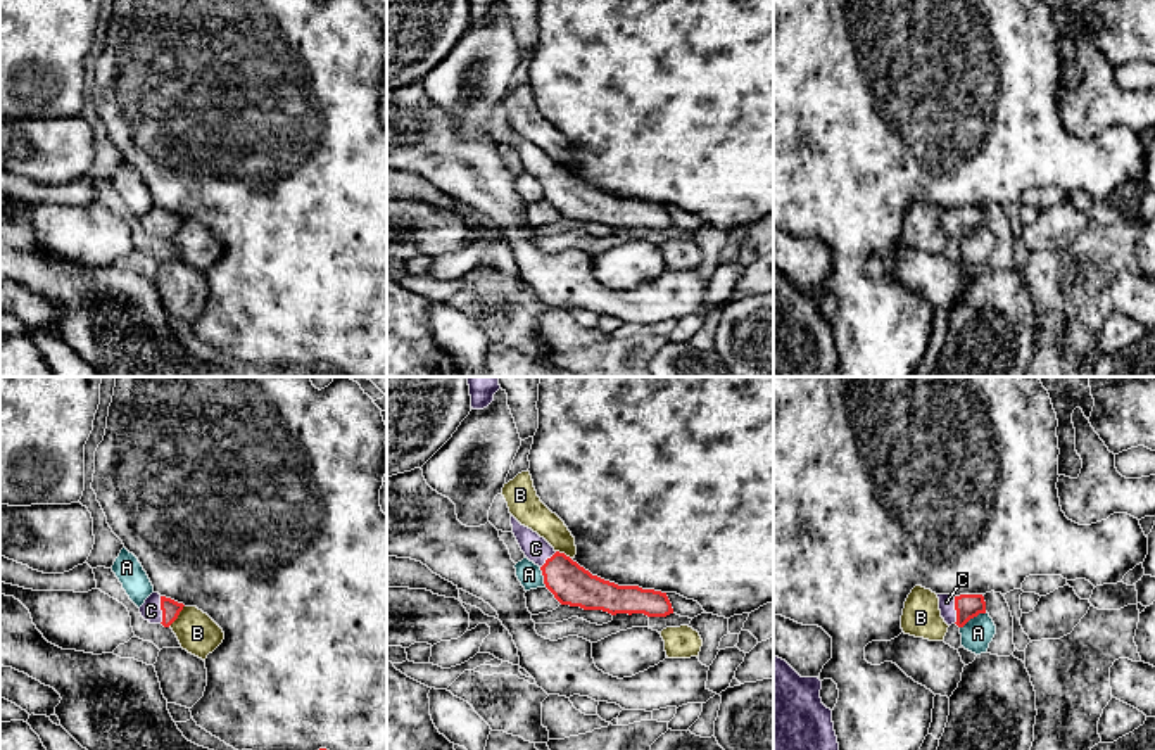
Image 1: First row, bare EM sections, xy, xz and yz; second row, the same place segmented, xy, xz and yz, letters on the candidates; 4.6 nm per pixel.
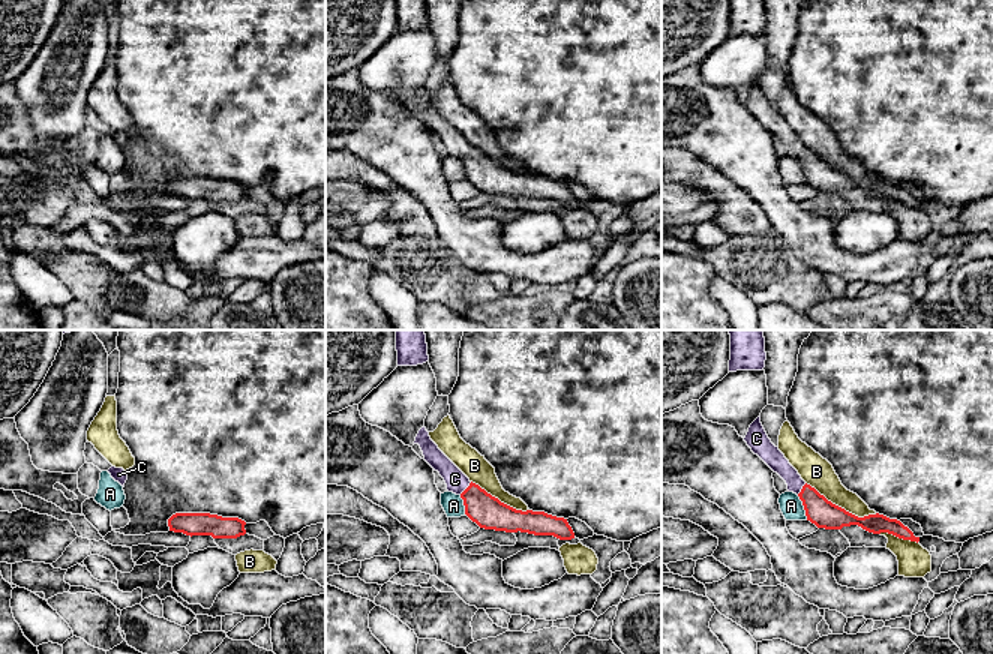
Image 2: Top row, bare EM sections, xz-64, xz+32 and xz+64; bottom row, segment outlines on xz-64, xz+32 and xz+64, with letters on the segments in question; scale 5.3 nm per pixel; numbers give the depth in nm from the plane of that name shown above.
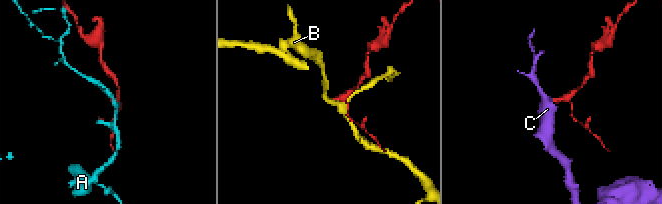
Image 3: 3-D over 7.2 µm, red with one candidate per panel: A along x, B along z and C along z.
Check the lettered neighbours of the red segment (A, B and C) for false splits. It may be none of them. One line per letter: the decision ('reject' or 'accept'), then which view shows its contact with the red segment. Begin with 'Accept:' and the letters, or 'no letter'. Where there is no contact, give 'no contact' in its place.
Accept: C
A: reject; contact in yz
B: reject; contact in xy
C: accept; contact in xy

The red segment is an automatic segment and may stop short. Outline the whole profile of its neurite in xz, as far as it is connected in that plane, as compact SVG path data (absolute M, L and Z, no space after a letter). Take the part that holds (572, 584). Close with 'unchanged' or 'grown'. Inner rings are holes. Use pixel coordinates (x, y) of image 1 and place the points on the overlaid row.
M511 515L513 534L525 556L540 567L546 588L561 605L616 613L666 617L673 613L666 593L639 586L618 586L592 575L544 537Z; grown

